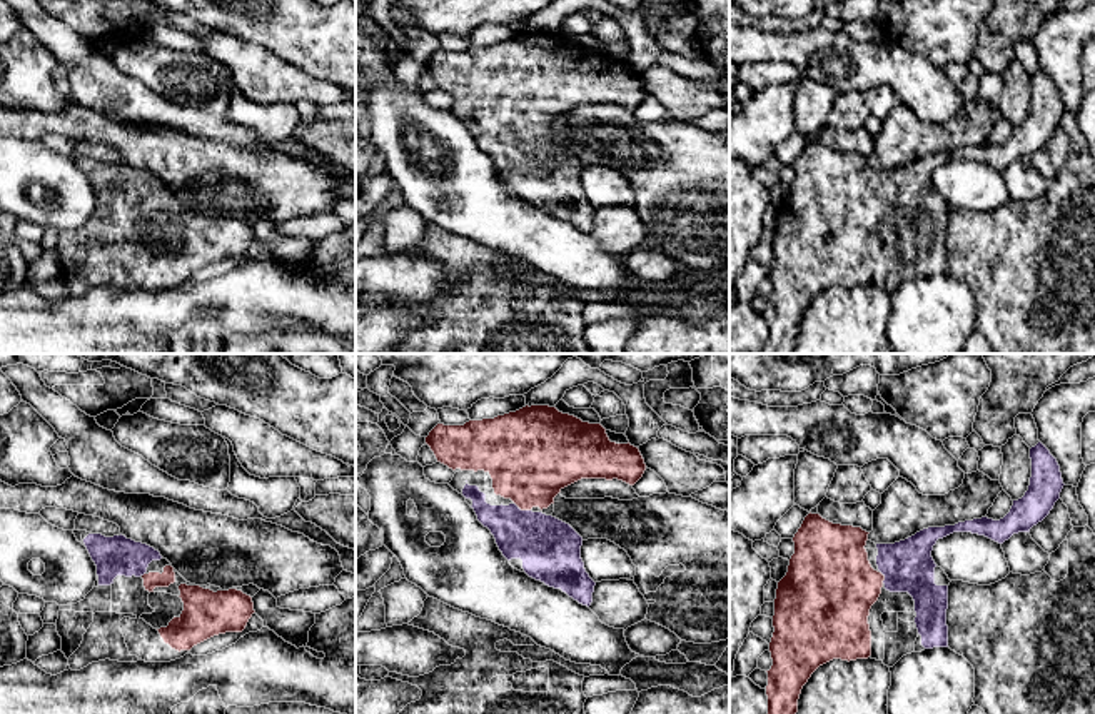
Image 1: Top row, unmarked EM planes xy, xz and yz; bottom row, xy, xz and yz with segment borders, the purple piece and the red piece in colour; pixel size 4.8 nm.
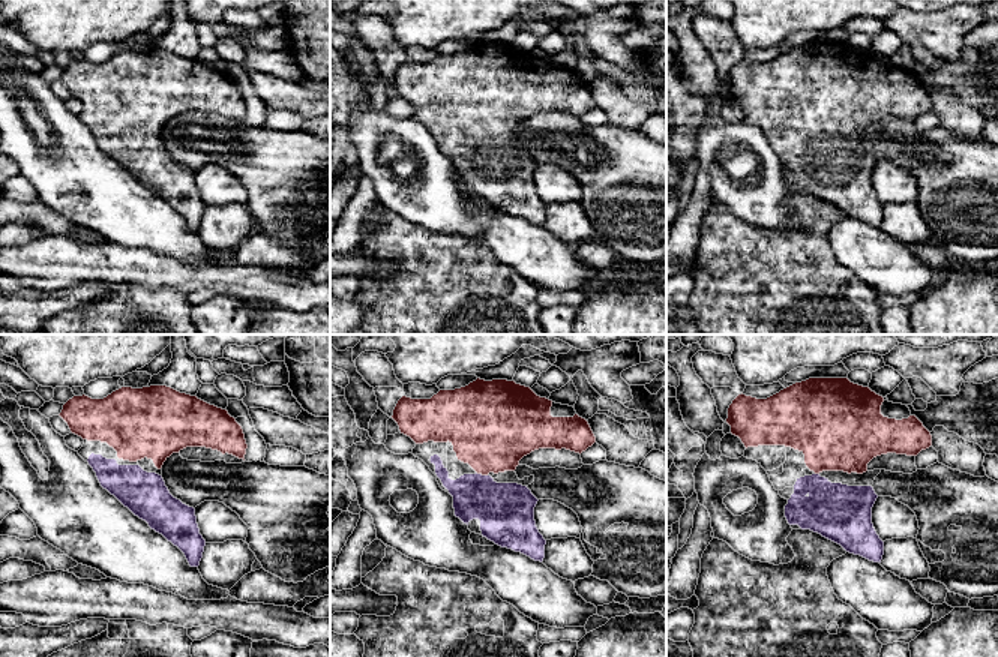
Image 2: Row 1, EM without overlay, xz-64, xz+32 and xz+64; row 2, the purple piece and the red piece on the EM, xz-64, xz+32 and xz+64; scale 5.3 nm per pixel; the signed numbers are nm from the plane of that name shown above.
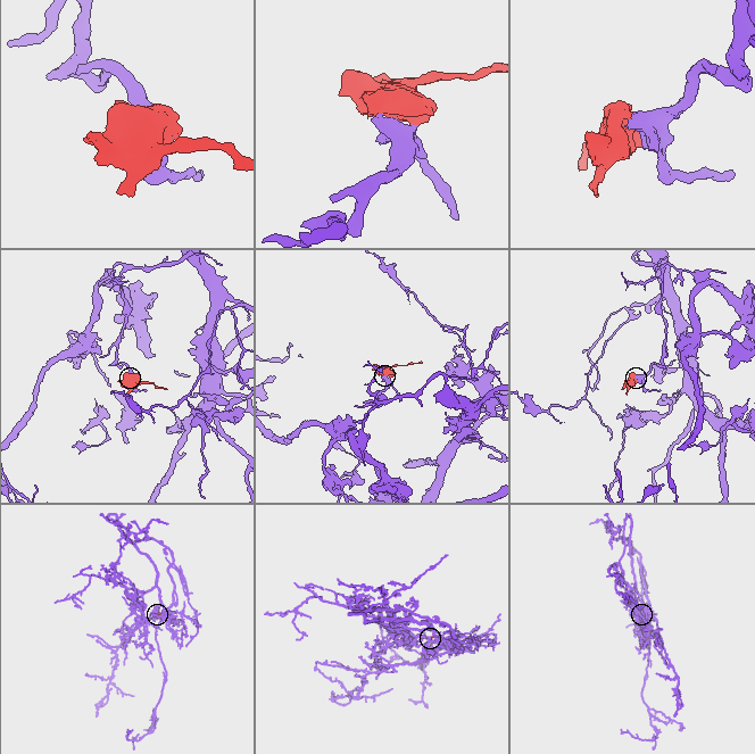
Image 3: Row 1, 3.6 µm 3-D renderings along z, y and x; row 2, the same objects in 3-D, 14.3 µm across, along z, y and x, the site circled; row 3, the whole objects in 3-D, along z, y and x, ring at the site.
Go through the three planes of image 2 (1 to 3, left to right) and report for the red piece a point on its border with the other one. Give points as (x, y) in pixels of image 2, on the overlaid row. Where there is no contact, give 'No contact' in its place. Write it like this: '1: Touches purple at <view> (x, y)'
1: No contact
2: Touches purple at xz+32 (480, 474)
3: Touches purple at xz+64 (817, 474)

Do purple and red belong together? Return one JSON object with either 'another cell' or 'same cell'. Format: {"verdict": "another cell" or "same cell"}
{"verdict": "same cell"}

